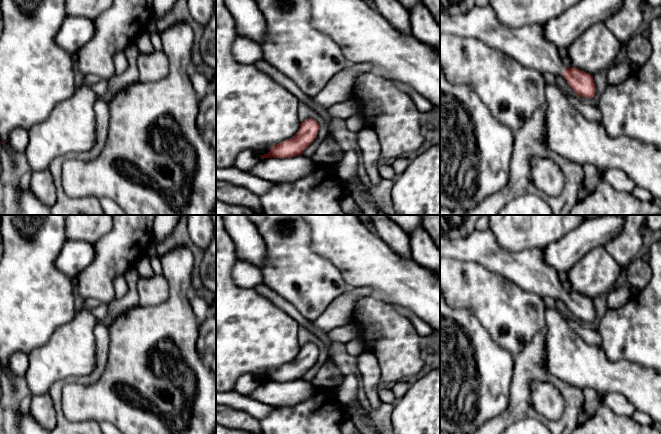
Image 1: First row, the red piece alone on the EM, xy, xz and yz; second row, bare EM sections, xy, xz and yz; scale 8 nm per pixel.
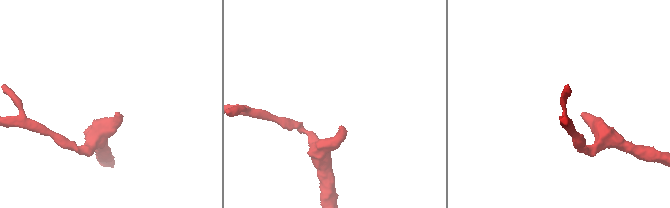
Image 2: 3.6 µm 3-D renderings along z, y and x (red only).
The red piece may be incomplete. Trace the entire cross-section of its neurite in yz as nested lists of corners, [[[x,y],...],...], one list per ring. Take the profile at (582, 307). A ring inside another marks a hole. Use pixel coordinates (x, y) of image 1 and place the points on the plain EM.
[[[488,228],[461,239],[440,237],[440,257],[475,262],[541,298],[562,299],[579,321],[595,320],[593,300],[577,292],[565,292],[558,272],[545,263],[541,248],[509,251],[498,244]]]

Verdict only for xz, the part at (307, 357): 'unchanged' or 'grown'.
unchanged

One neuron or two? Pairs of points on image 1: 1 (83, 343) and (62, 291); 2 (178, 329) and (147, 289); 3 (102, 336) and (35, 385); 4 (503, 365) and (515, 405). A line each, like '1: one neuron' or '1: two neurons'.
1: two neurons
2: two neurons
3: two neurons
4: two neurons

